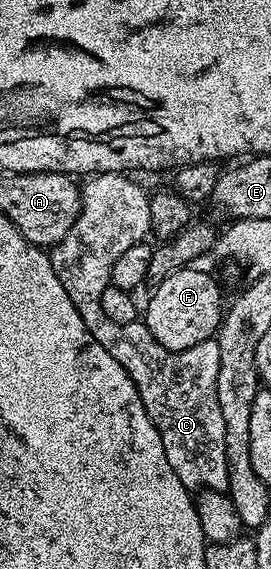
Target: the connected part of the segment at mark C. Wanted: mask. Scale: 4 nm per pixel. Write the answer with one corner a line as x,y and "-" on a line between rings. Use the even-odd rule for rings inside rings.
98,172
96,174
90,175
89,180
86,184
82,183
80,185
81,189
81,209
79,214
75,218
75,226
71,226
71,230
67,230
67,234
60,240
58,244
52,245
51,248
51,259
53,261
53,269
55,274
59,274
59,282
63,282
63,290
67,290
67,298
71,298
71,302
75,302
75,310
79,310
79,318
83,318
83,326
87,326
87,330
91,330
91,338
95,338
95,342
99,342
99,346
103,346
103,350
107,350
107,354
111,354
111,358
115,358
115,362
119,362
119,366
123,366
123,370
127,370
127,374
131,378
131,382
135,382
135,390
139,390
139,398
143,398
143,406
147,410
147,414
151,418
151,422
155,426
155,430
159,430
159,438
163,438
163,450
167,450
167,462
171,462
171,470
175,470
175,474
179,474
179,482
183,482
183,486
188,488
190,493
196,494
202,490
206,492
224,492
228,493
229,491
229,479
227,478
227,442
225,441
225,423
223,422
223,414
219,410
219,394
217,393
217,383
219,382
219,346
217,345
216,339
204,340
199,342
194,346
194,348
188,348
187,350
179,350
178,352
172,352
167,350
162,346
156,338
151,334
151,330
144,324
144,322
134,322
132,324
120,324
119,322
111,322
111,318
107,318
107,314
103,314
103,306
101,305
101,295
103,290
107,287
110,287
111,281
113,279
113,267
115,262
119,262
119,258
129,249
131,246
142,243
150,235
153,223
151,222
151,206
149,205
150,193
148,191
144,192
139,185
136,184
136,179
130,178
128,175
122,174
120,172

